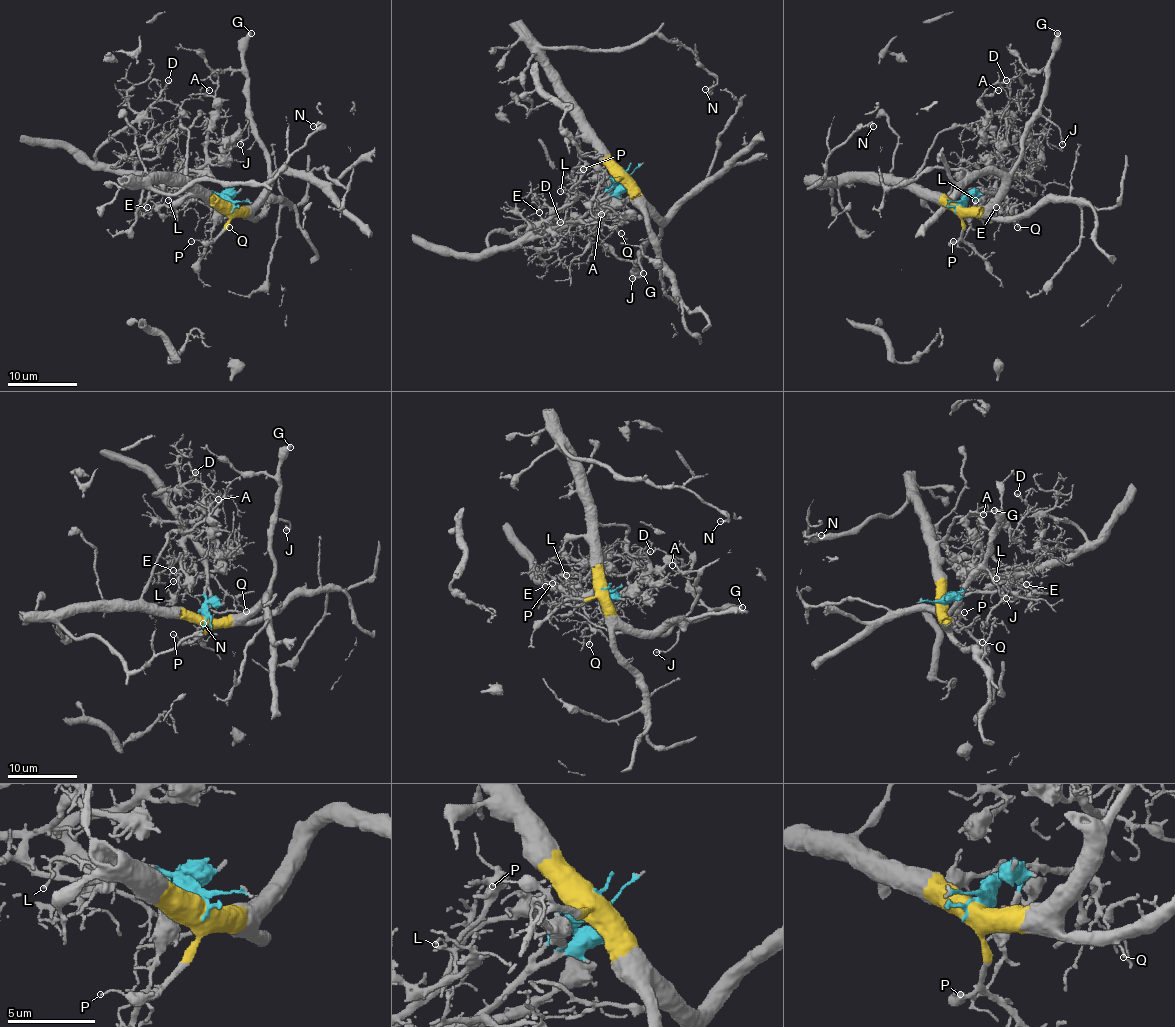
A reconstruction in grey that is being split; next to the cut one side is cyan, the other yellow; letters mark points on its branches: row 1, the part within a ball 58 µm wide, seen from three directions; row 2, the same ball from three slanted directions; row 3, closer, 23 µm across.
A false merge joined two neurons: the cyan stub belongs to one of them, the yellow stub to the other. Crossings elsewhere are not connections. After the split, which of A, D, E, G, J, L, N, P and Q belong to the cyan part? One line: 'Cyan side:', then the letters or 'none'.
Cyan side: A, D, E, L, Q

